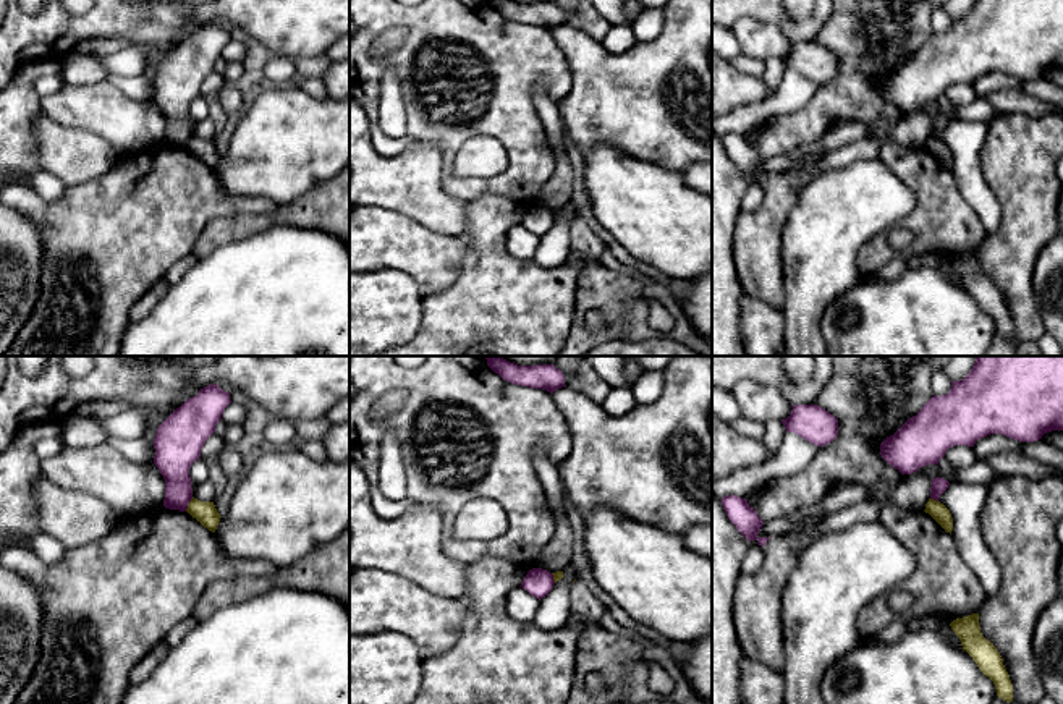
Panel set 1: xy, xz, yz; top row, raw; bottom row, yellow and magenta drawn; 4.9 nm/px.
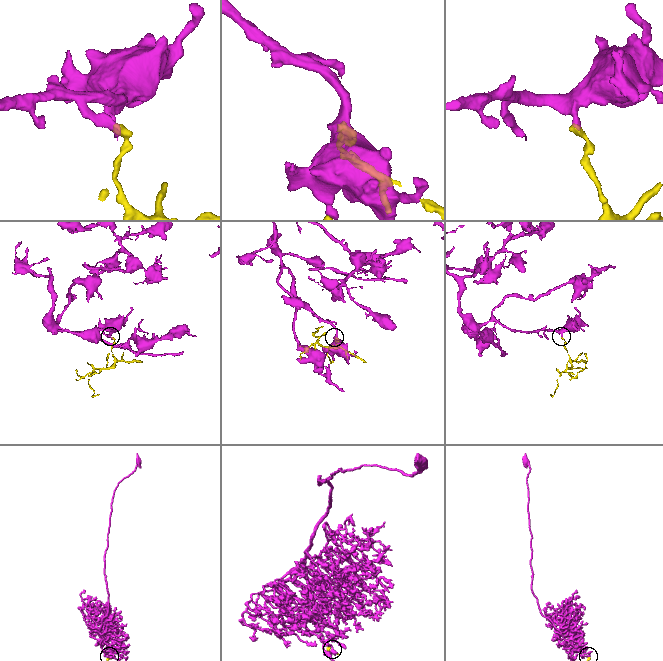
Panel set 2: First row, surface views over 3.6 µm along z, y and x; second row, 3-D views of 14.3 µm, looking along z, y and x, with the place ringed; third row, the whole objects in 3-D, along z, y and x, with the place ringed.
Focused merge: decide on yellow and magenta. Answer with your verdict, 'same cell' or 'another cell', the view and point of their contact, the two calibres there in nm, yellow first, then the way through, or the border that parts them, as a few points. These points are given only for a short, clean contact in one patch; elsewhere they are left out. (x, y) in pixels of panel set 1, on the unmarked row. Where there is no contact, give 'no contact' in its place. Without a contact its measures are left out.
another cell | xy (188, 141) | 110/190 nm | along xy (193, 135), (185, 148)

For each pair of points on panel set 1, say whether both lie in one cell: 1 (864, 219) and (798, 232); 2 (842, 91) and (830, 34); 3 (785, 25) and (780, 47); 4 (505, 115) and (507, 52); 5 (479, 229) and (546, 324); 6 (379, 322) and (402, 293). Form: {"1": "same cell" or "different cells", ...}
{"1": "same cell", "2": "same cell", "3": "different cells", "4": "same cell", "5": "same cell", "6": "same cell"}

